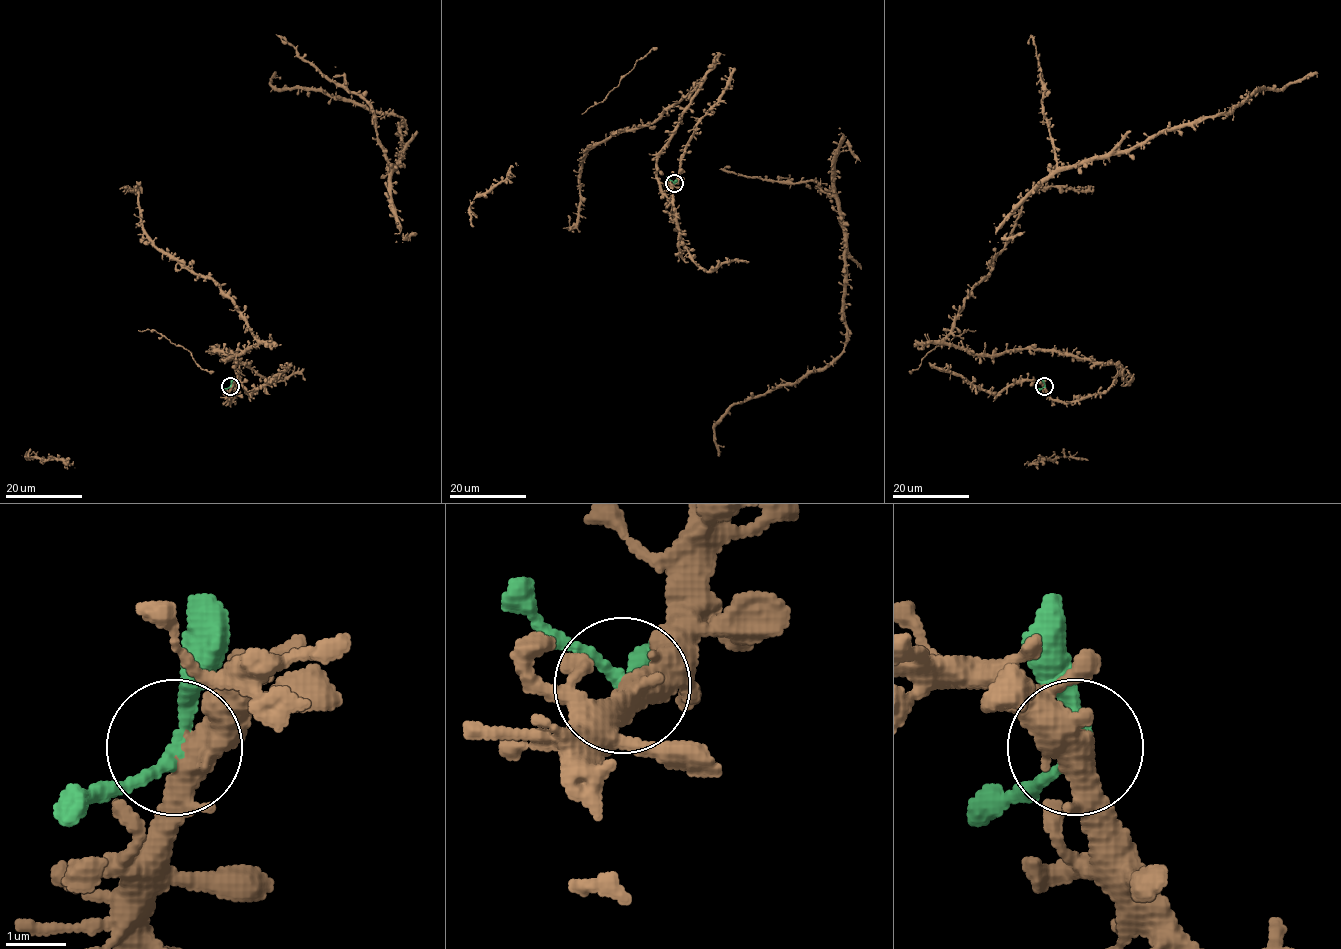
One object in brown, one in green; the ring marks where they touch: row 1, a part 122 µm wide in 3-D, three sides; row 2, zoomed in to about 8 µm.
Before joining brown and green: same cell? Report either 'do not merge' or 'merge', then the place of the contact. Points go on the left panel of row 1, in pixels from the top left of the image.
do not merge; place (230, 386)

